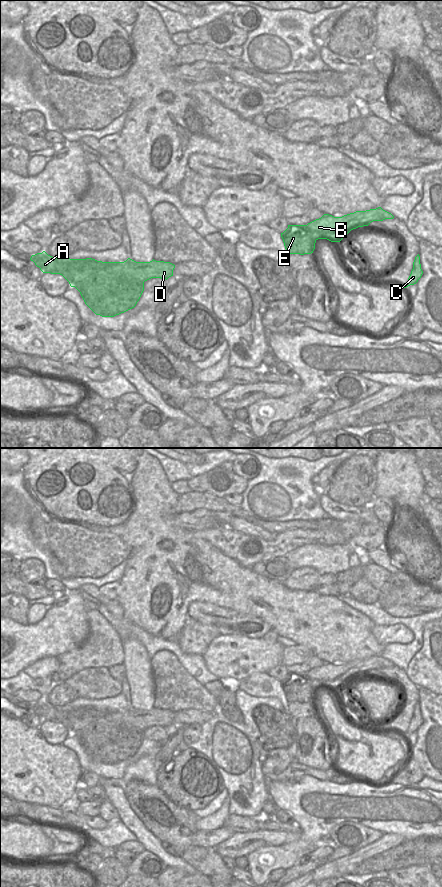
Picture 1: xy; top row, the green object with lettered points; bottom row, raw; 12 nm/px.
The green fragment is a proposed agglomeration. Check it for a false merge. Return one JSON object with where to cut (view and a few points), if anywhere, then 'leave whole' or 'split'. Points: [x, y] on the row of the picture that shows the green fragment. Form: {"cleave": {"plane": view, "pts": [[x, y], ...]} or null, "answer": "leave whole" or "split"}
{"cleave": {"plane": "xy", "pts": [[306, 225], [306, 228], [315, 240]]}, "answer": "split"}

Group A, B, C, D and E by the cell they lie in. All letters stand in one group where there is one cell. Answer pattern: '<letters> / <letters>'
A B C D / E

